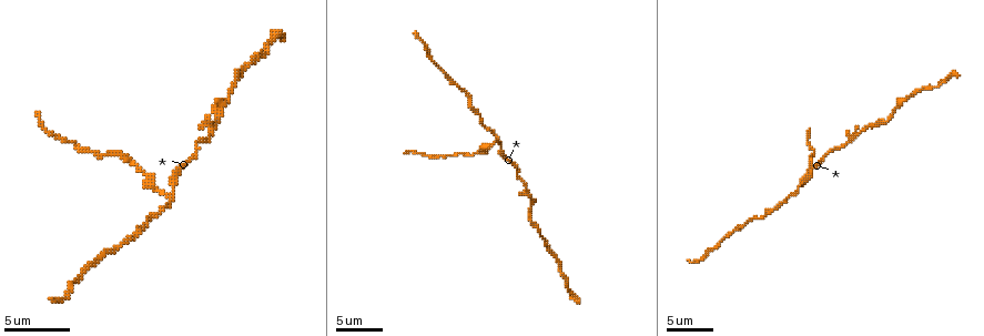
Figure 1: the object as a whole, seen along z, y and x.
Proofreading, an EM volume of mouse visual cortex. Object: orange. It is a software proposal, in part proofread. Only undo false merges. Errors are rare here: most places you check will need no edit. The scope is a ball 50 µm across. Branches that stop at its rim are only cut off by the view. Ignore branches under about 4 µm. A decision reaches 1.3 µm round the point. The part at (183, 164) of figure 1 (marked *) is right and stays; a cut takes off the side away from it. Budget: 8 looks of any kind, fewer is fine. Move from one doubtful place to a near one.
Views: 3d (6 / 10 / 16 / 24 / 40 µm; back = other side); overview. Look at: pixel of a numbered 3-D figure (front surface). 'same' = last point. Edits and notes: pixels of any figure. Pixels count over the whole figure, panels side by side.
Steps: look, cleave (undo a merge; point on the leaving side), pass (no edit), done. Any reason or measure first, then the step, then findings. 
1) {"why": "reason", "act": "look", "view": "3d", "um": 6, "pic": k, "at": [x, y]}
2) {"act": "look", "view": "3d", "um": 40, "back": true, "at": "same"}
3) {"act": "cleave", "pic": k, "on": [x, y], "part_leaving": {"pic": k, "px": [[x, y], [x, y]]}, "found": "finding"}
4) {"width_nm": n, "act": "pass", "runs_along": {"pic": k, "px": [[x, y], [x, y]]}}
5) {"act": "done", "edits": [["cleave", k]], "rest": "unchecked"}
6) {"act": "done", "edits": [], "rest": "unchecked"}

{"why": "three-way junction", "act": "look", "view": "3d", "um": 10, "pic": 1, "at": [209, 137]}

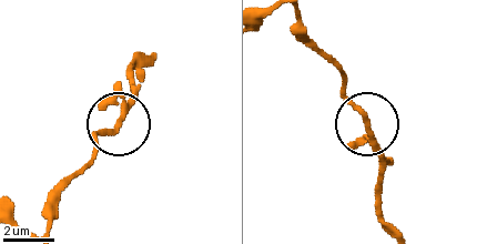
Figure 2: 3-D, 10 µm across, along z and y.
{"width_nm": 160, "act": "pass", "runs_along": {"pic": 2, "px": [[318, 52], [365, 121], [381, 182]]}, "found": "one neuron here"}

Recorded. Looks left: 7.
{"why": "thin neck", "act": "look", "view": "3d", "um": 10, "pic": 1, "at": [538, 234]}

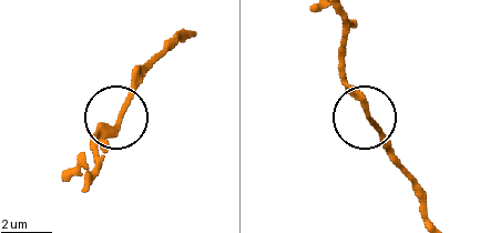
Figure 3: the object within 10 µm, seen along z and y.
{"act": "pass", "runs_along": {"pic": 3, "px": [[339, 14], [346, 84], [392, 153]]}, "found": "one neuron here"}

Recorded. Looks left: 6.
{"why": "two arms in line, one across", "act": "look", "view": "3d", "um": 16, "pic": 1, "at": [168, 195]}

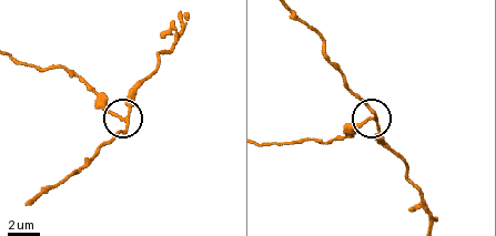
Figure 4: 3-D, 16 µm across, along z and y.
{"why": "other side", "act": "look", "view": "3d", "um": 16, "back": true, "pic": 4, "at": [123, 117]}

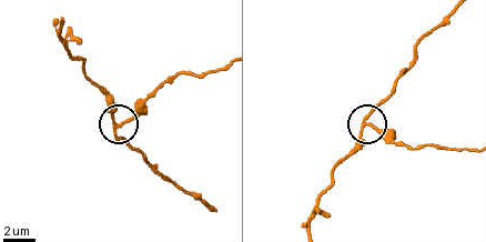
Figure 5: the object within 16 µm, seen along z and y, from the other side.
{"act": "cleave", "pic": 5, "on": [137, 110], "part_leaving": {"pic": 5, "px": [[370, 124], [412, 148], [428, 143], [472, 148]]}, "found": "two neurons meet here"}

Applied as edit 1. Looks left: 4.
{"why": "redraw", "act": "look", "view": "overview"}

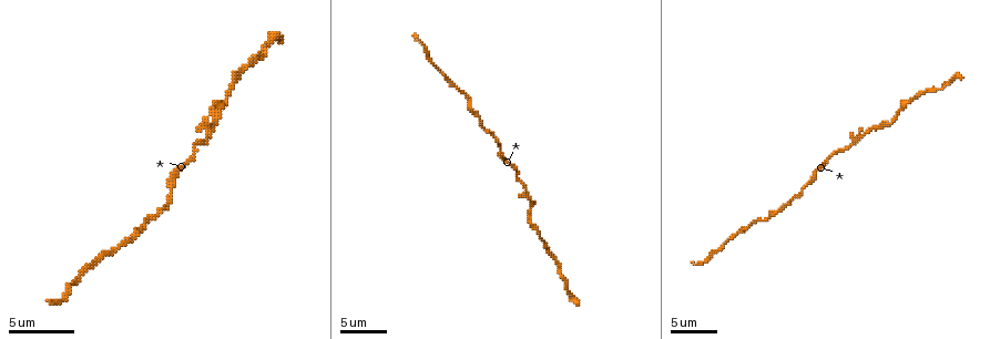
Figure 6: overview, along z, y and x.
{"why": "sudden change in width", "act": "look", "view": "3d", "um": 10, "pic": 6, "at": [734, 238]}

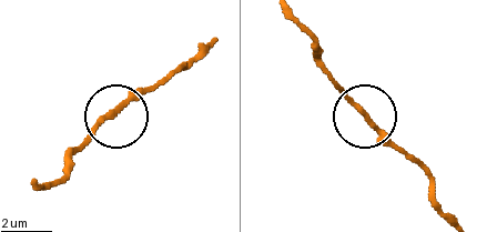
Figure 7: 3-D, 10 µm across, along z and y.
{"act": "pass", "runs_along": {"pic": 7, "px": [[455, 220], [438, 201], [429, 175], [330, 76]]}, "found": "continuous, no second neuron"}

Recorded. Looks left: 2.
{"act": "done", "edits": [["cleave", 5]], "rest": "unchecked"}

